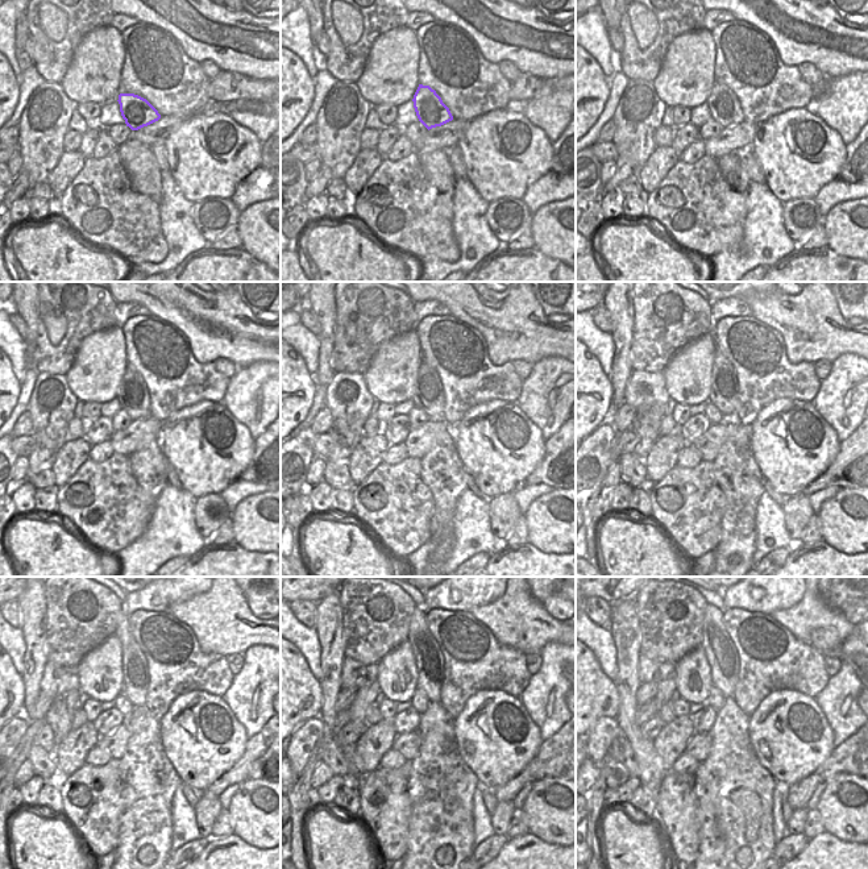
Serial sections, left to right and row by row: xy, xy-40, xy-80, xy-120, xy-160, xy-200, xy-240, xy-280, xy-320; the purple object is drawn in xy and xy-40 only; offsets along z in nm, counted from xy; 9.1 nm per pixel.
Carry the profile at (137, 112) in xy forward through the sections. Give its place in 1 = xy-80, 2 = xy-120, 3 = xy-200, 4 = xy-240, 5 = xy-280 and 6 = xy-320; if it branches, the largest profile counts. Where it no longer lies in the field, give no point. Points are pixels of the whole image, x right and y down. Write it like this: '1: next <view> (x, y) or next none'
1: next xy-80 (723, 104)
2: next xy-120 (133, 396)
3: next xy-200 (723, 394)
4: next xy-240 (133, 662)
5: next xy-280 (430, 662)
6: next xy-320 (721, 652)

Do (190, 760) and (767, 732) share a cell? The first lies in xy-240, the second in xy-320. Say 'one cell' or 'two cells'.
one cell

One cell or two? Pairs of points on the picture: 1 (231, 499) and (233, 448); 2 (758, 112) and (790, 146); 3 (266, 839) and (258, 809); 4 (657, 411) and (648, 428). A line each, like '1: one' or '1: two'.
1: two
2: two
3: one
4: one

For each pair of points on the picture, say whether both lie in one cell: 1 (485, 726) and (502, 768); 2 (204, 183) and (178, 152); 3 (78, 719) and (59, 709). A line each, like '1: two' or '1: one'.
1: one
2: one
3: two

